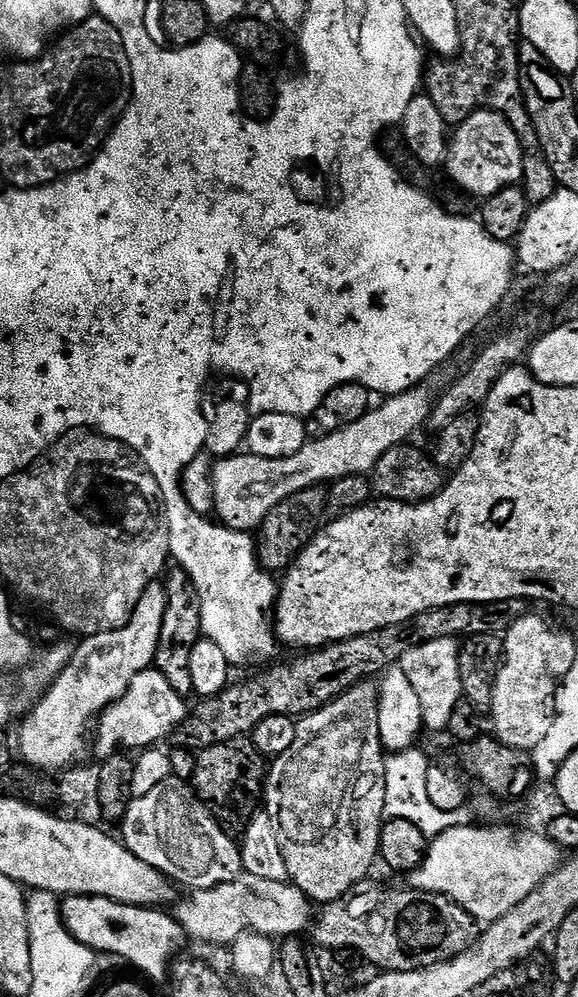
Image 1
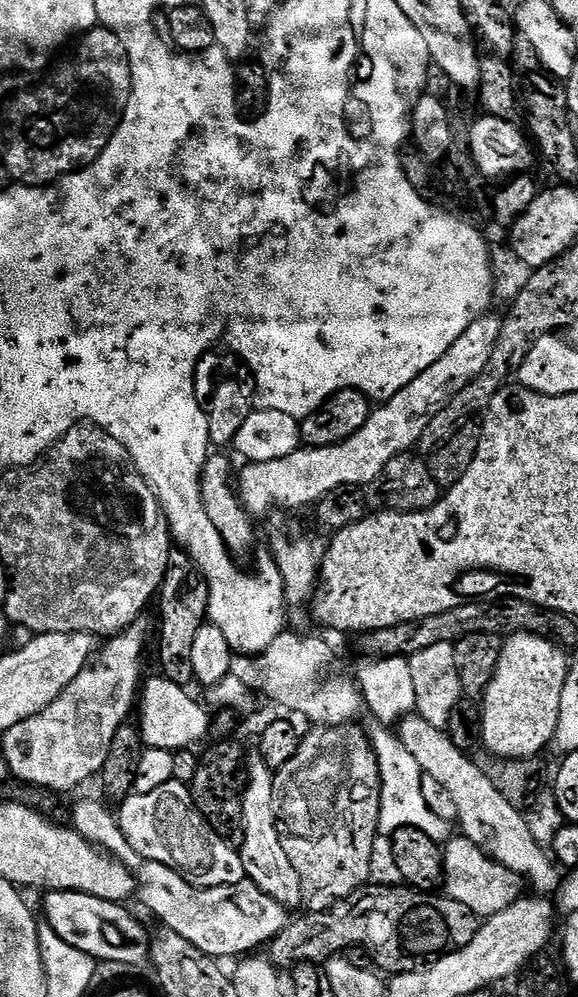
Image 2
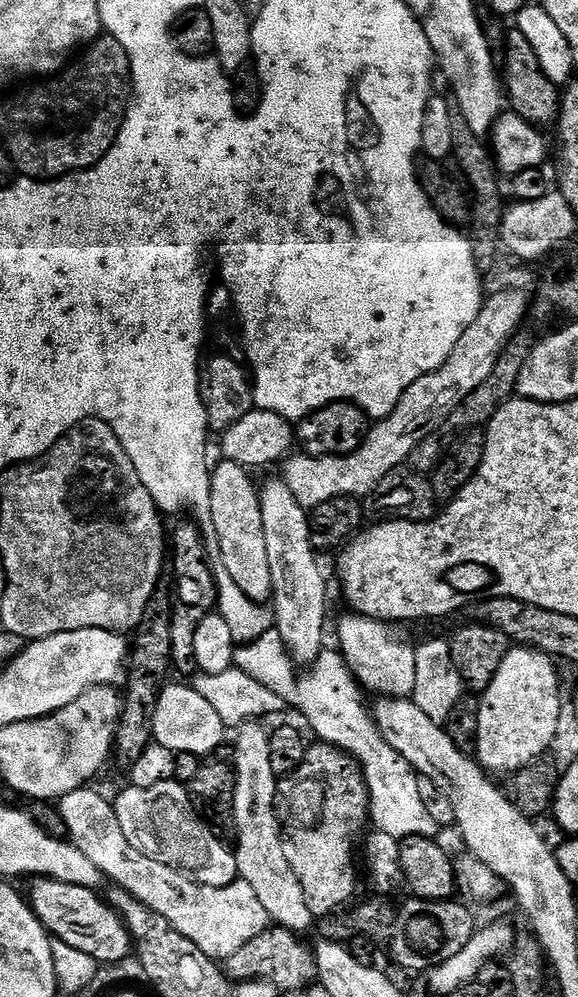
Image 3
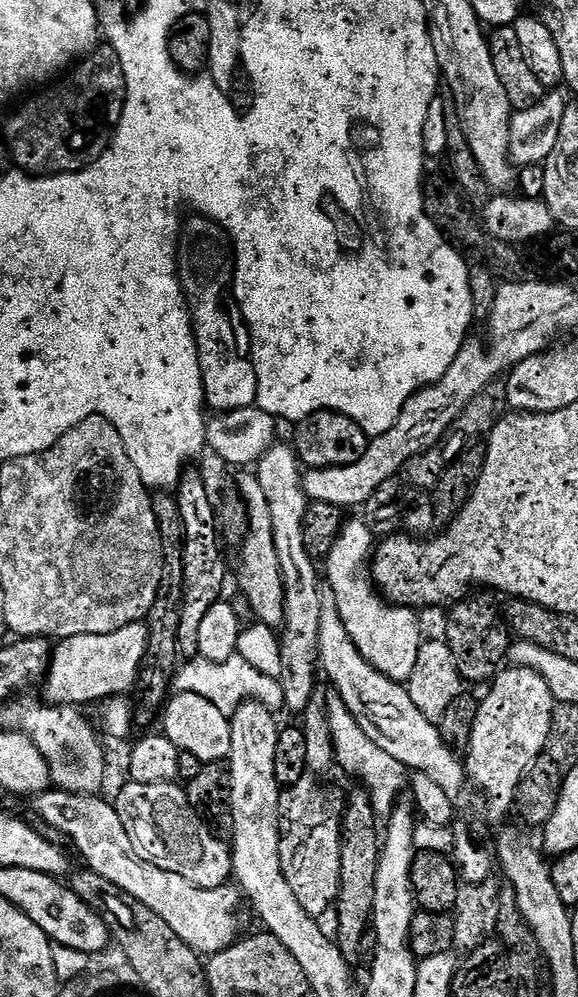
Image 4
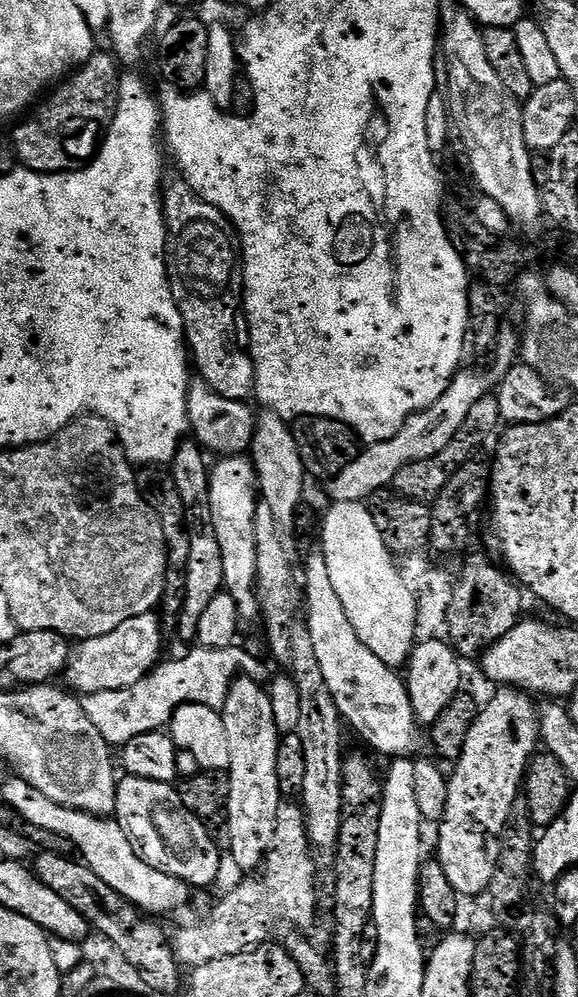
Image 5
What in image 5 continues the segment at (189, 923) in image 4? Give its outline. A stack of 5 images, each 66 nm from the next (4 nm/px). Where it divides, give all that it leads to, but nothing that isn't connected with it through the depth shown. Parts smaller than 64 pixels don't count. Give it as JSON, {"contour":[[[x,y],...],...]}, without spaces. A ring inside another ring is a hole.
{"contour":[[[13,778],[4,784],[4,801],[9,808],[13,808],[26,822],[34,822],[34,826],[42,826],[42,830],[54,830],[54,834],[62,834],[74,842],[77,853],[106,886],[110,886],[122,898],[126,898],[141,913],[151,914],[161,918],[167,912],[176,912],[188,904],[189,885],[183,880],[162,874],[162,870],[154,870],[136,852],[136,845],[132,843],[124,828],[115,819],[103,816],[93,816],[91,812],[80,812],[76,808],[67,808],[42,794],[30,782]]]}

